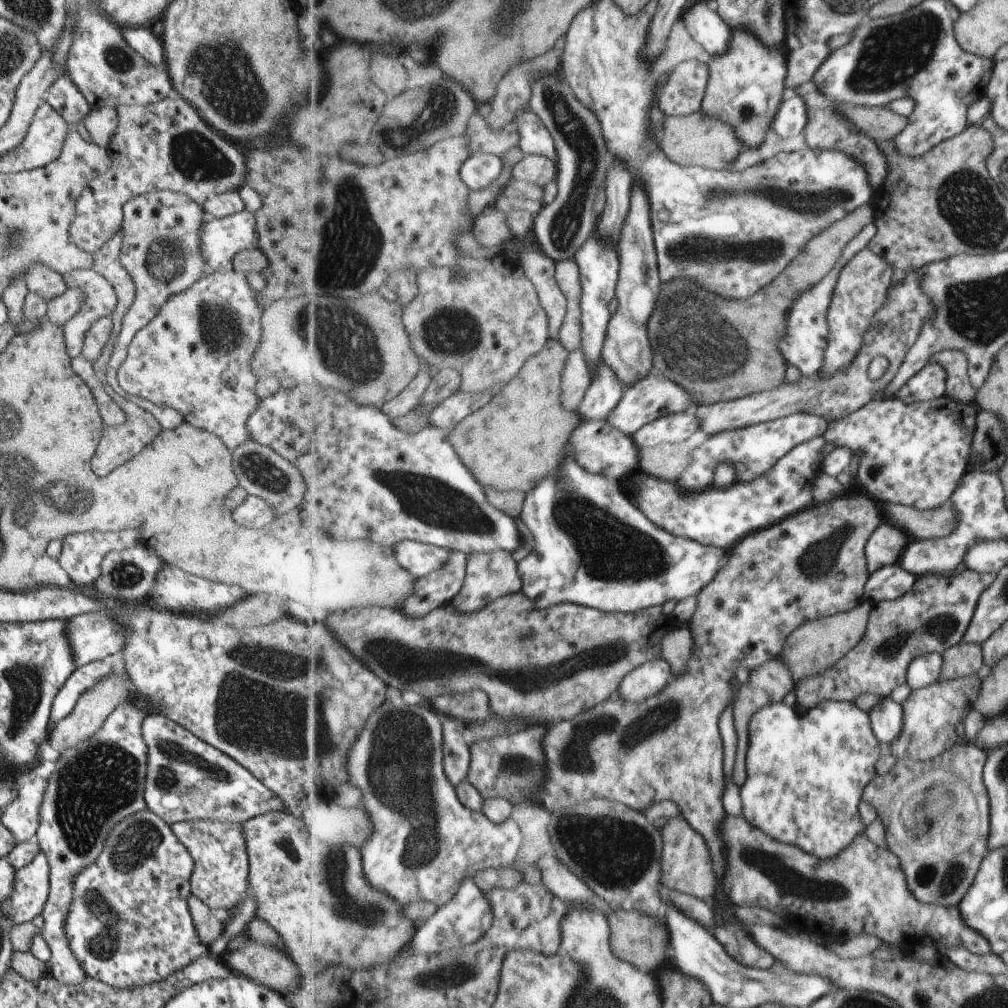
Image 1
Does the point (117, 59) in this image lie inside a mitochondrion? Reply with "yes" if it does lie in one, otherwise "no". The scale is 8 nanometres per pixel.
yes

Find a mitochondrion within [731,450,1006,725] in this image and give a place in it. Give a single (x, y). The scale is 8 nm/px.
(819, 558)

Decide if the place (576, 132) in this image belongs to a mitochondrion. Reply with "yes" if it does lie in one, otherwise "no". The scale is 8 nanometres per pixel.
yes

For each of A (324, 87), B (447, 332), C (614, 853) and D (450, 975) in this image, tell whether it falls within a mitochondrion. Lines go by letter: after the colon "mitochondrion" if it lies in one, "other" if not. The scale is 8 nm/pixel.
A: other
B: mitochondrion
C: mitochondrion
D: mitochondrion

